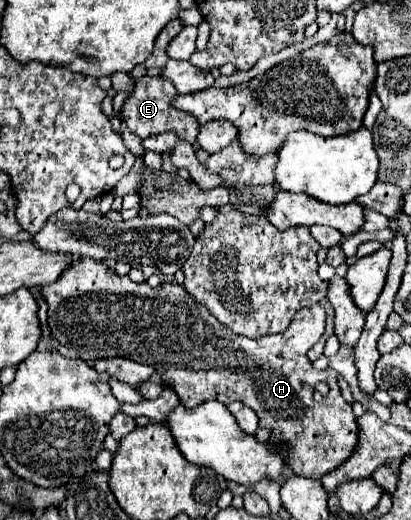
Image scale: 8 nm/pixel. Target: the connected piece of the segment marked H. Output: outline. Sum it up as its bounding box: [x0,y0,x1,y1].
[43,258,359,478]

